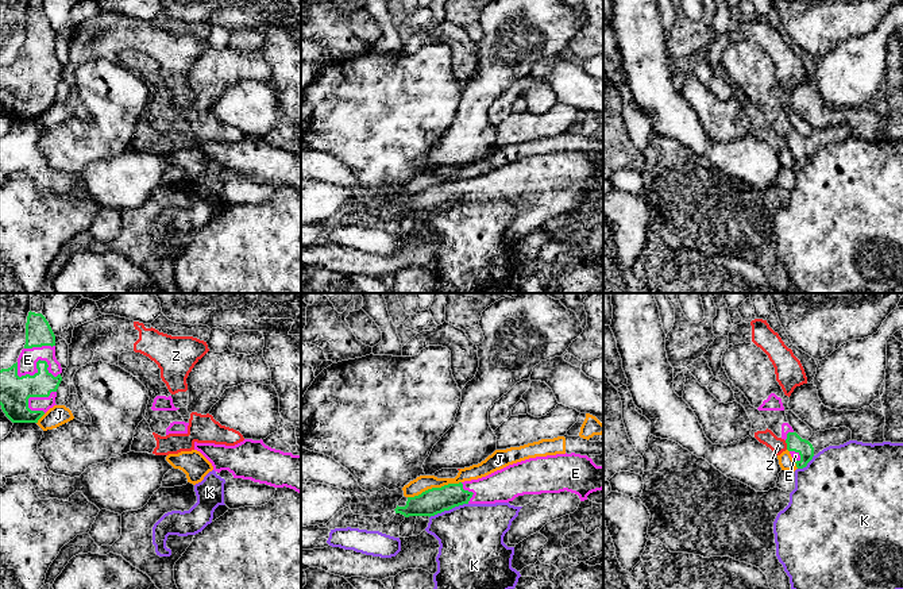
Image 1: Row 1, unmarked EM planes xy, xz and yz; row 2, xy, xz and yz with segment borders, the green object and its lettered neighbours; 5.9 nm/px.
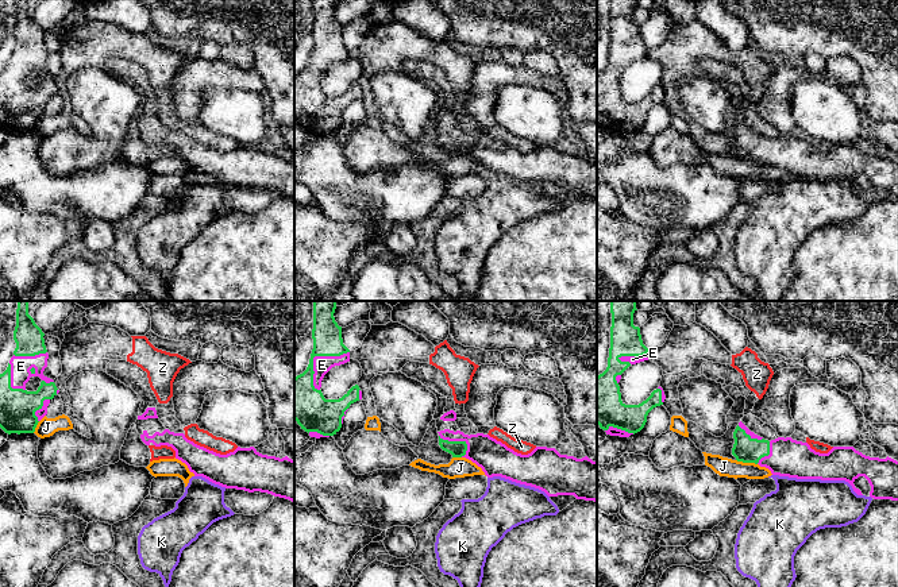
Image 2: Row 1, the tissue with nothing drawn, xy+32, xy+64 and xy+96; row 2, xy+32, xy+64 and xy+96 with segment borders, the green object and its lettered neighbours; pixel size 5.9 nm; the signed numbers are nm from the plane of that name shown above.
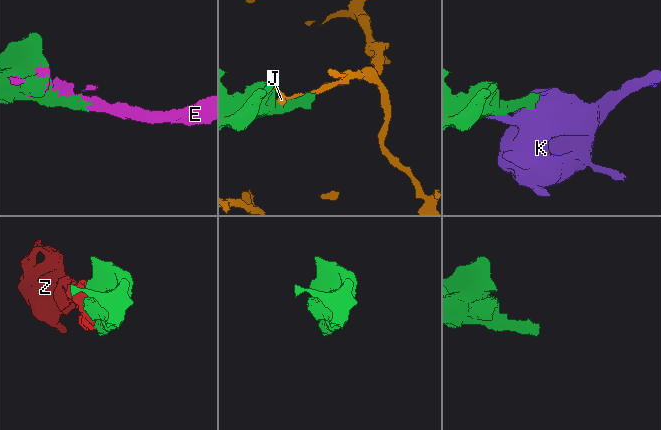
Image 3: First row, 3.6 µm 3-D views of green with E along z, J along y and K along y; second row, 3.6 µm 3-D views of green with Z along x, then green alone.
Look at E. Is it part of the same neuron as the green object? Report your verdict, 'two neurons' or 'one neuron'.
one neuron

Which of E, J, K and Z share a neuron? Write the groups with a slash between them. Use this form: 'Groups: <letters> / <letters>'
Groups: E / J / K / Z

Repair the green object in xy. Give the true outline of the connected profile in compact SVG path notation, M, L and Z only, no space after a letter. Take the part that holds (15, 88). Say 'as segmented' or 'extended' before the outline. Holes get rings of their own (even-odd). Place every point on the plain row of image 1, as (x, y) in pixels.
extended | M28 9L26 42L18 59L0 68L0 103L12 120L38 120L55 101L57 86L62 78L62 65L55 55L55 32L42 11Z

